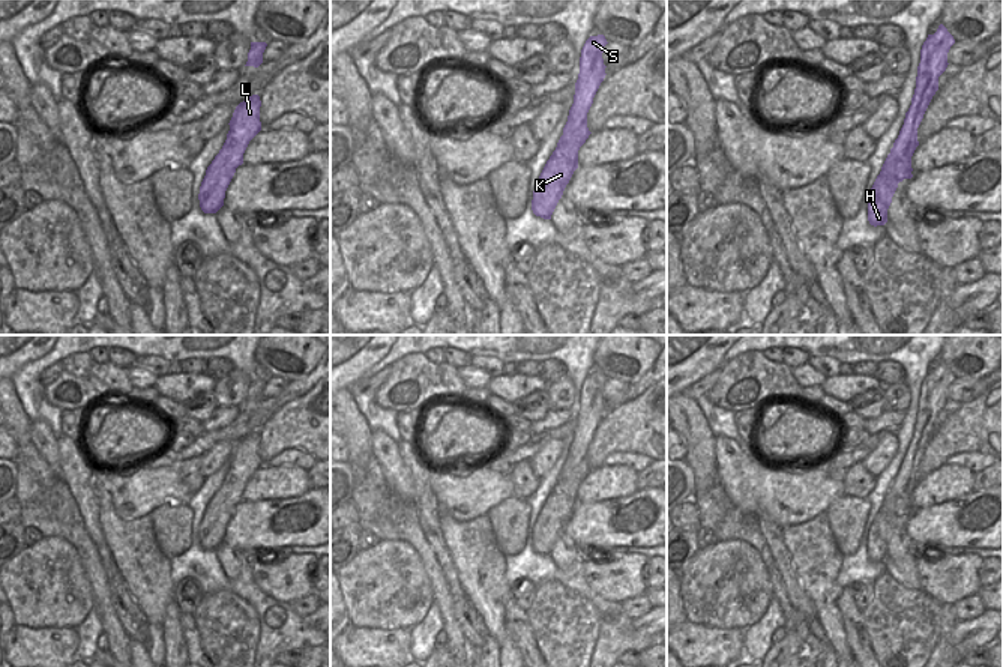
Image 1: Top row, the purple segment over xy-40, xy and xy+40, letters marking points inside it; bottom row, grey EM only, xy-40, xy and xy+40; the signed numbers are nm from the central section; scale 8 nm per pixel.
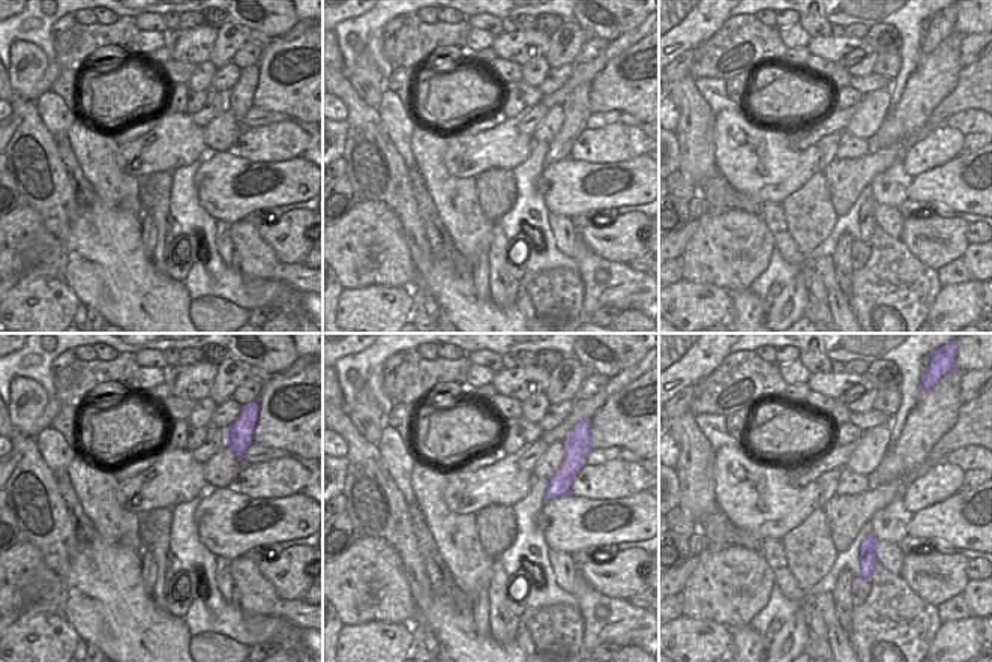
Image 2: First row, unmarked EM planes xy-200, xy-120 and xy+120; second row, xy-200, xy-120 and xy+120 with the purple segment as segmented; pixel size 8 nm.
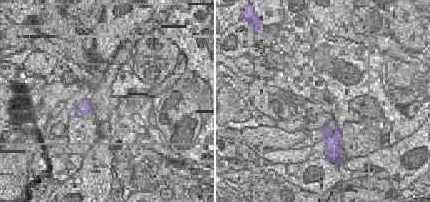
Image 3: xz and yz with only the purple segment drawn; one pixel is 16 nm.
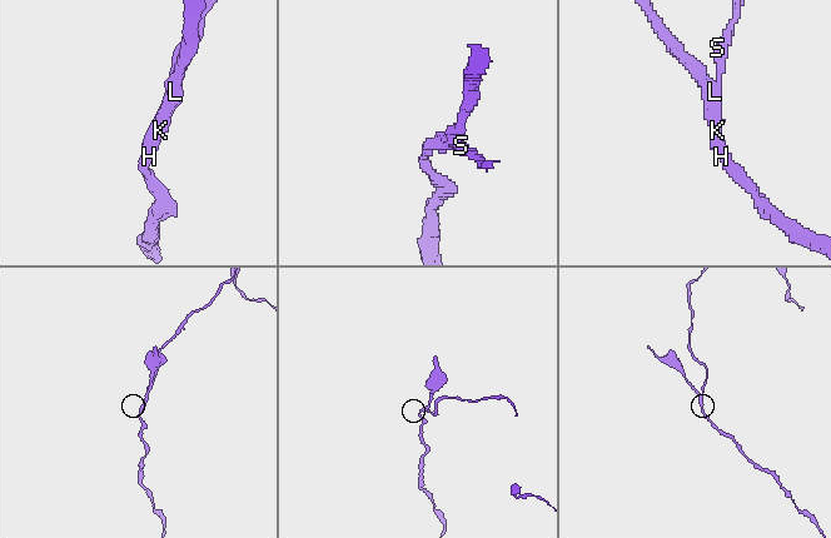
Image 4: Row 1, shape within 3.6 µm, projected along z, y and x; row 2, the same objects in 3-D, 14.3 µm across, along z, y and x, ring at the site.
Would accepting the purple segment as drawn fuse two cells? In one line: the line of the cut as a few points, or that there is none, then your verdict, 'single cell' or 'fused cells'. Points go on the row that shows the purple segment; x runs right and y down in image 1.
cut in xy along (586, 120), (569, 135), (563, 135); fused cells

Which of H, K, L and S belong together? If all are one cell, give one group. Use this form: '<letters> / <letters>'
H K L / S

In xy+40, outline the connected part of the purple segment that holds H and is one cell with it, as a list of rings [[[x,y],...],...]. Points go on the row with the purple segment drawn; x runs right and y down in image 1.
[[[878,174],[868,195],[868,221],[871,225],[884,225],[887,222],[887,209],[898,188],[896,177]]]

